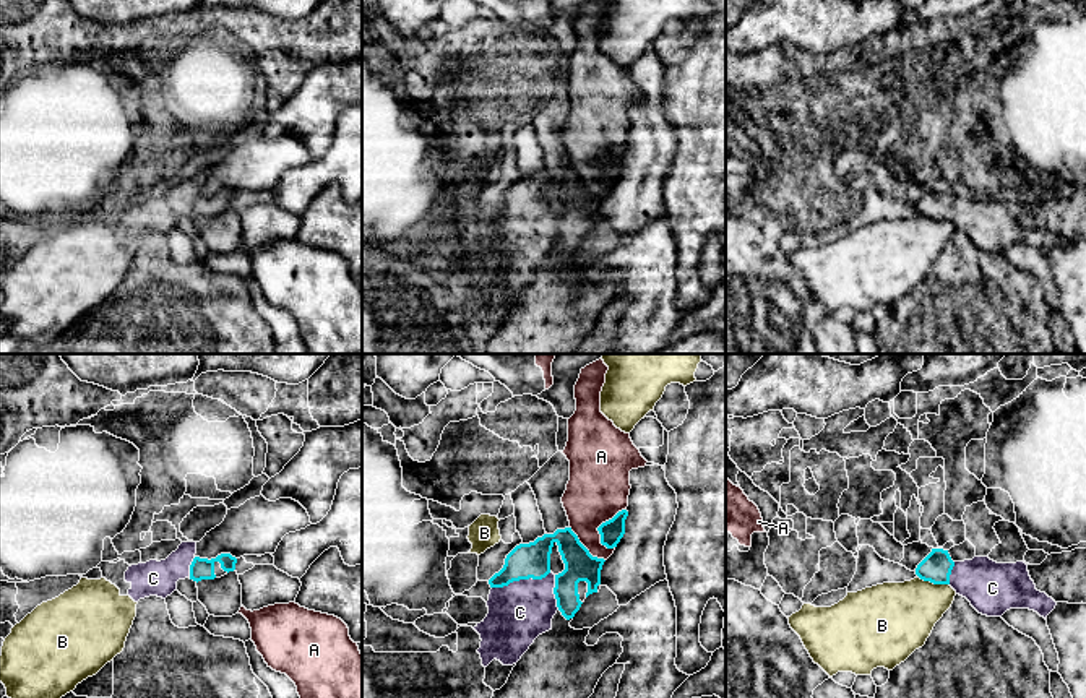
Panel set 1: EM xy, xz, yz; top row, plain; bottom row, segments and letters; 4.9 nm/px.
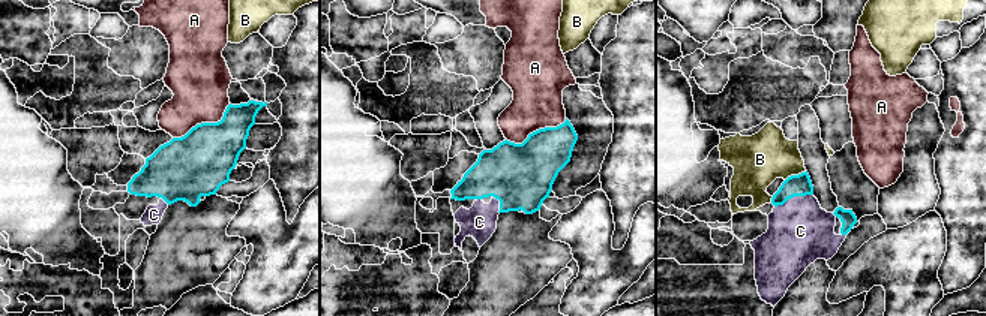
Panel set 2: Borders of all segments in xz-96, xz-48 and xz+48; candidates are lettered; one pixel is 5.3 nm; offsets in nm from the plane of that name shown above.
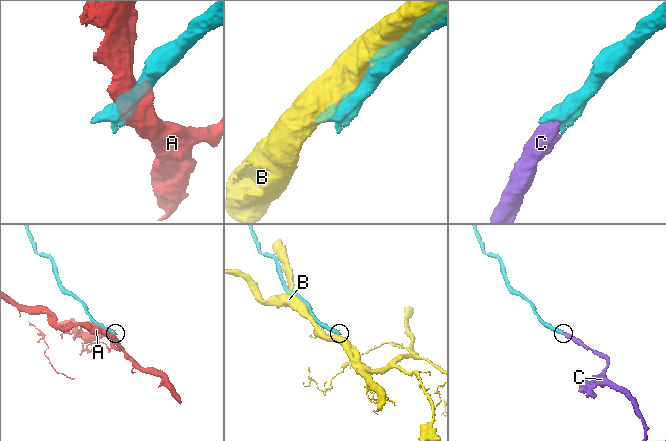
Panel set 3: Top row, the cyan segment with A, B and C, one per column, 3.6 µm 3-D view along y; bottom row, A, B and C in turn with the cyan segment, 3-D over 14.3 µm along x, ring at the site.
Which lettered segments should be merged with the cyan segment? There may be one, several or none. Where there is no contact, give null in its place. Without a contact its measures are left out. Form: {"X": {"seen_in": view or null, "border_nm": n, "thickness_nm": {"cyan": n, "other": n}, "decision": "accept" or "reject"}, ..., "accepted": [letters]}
{"A": {"seen_in": "xz", "border_nm": 220, "thickness_nm": {"cyan": 120, "other": 300}, "decision": "reject"}, "B": {"seen_in": "yz", "border_nm": 170, "thickness_nm": {"cyan": 150, "other": 360}, "decision": "reject"}, "C": {"seen_in": "xz", "border_nm": 300, "thickness_nm": {"cyan": 180, "other": 300}, "decision": "accept"}, "accepted": ["C"]}

